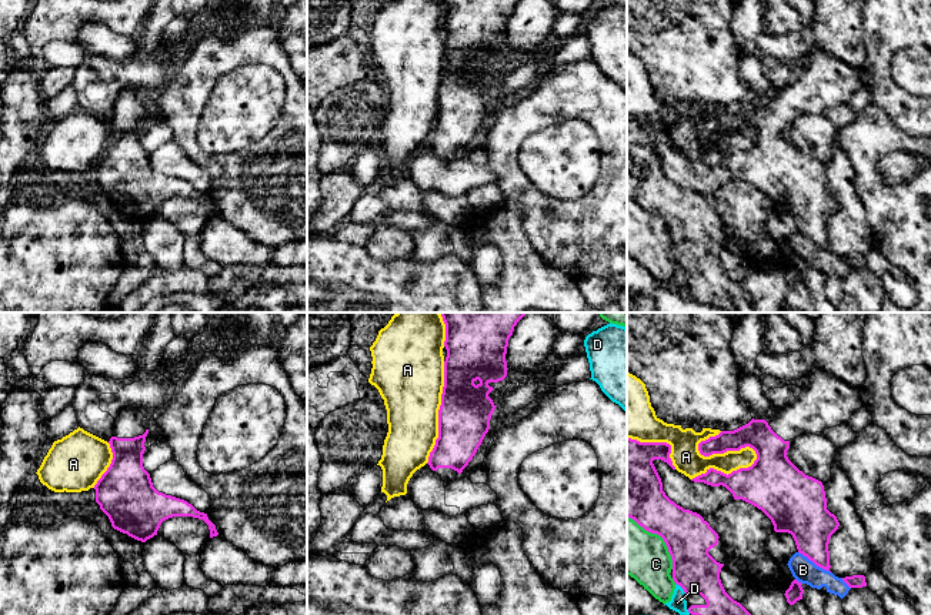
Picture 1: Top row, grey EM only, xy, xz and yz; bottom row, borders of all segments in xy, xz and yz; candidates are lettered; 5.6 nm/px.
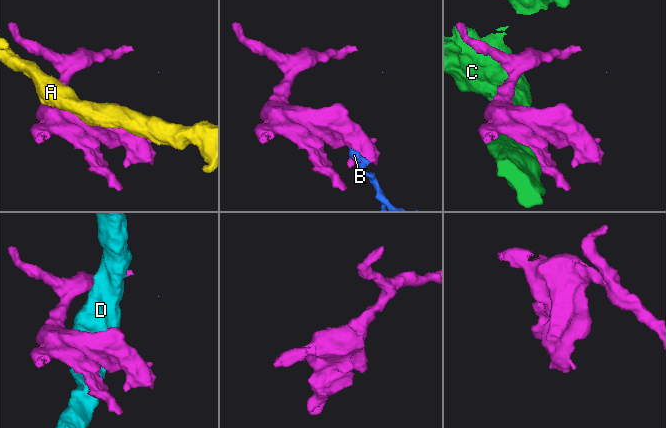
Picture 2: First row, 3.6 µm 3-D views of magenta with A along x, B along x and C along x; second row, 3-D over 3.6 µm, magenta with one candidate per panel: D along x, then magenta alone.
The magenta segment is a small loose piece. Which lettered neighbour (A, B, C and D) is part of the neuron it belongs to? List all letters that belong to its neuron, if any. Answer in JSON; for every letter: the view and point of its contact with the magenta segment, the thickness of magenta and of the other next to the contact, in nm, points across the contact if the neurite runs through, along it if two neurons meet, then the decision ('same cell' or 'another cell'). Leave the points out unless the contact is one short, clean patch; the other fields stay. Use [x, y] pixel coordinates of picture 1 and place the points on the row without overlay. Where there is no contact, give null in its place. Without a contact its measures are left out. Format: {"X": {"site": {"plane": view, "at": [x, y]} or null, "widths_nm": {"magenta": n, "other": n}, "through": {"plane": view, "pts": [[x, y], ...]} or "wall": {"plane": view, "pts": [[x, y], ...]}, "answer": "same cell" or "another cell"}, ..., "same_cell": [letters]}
{"A": {"site": {"plane": "yz", "at": [726, 154]}, "widths_nm": {"magenta": 300, "other": 160}, "answer": "another cell"}, "B": {"site": {"plane": "yz", "at": [814, 243]}, "widths_nm": {"magenta": 260, "other": 140}, "wall": {"plane": "yz", "pts": [[798, 231], [830, 253]]}, "answer": "another cell"}, "C": {"site": {"plane": "yz", "at": [660, 216]}, "widths_nm": {"magenta": 260, "other": 300}, "answer": "another cell"}, "D": {"site": {"plane": "yz", "at": [681, 267]}, "widths_nm": {"magenta": 240, "other": 90}, "answer": "another cell"}, "same_cell": []}

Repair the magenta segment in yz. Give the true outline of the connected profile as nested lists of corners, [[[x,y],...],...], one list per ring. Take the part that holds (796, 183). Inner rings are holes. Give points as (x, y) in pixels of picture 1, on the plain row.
[[[814,49],[810,56],[810,66],[778,94],[765,100],[751,100],[748,104],[734,110],[721,111],[698,124],[704,137],[740,131],[750,127],[755,131],[757,140],[748,148],[740,148],[724,154],[714,148],[707,150],[691,161],[704,163],[711,167],[725,167],[734,180],[743,180],[761,190],[773,203],[775,213],[792,215],[800,234],[812,241],[817,247],[830,251],[828,224],[831,215],[838,210],[840,203],[827,190],[827,178],[821,161],[805,156],[787,137],[790,121],[804,116],[824,113],[827,108],[848,103],[850,97],[864,87],[860,71],[828,54],[822,49]]]

